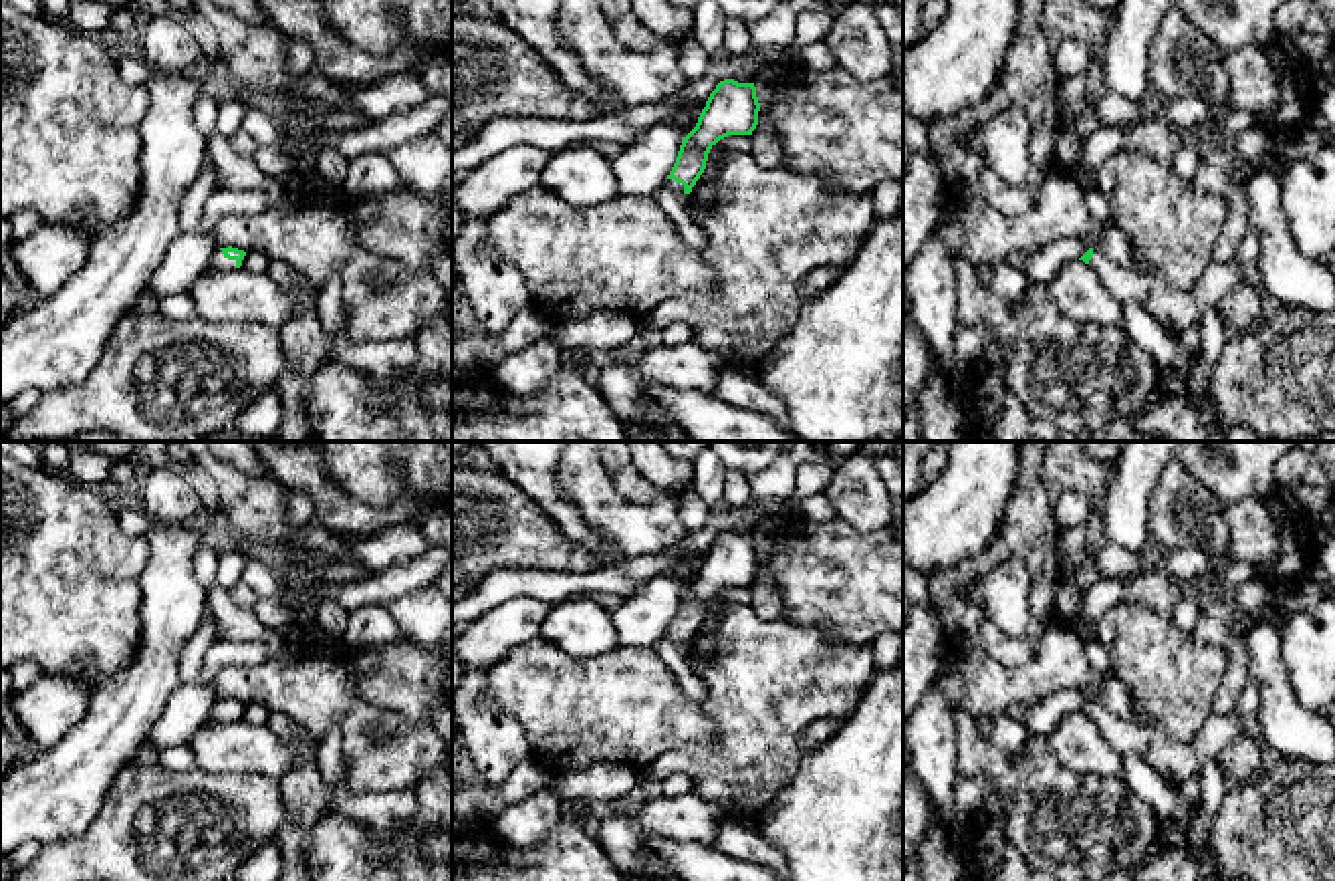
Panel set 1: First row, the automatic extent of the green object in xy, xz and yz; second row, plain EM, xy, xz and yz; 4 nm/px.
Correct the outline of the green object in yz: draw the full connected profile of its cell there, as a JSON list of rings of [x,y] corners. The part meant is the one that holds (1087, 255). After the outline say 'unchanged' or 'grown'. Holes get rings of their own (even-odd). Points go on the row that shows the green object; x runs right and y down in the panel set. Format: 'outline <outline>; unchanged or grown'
outline [[[1248,226],[1240,242],[1240,248],[1236,250],[1236,256],[1226,264],[1212,262],[1204,272],[1202,280],[1192,290],[1178,290],[1164,282],[1158,274],[1143,274],[1119,266],[1097,248],[1089,248],[1079,260],[1083,260],[1095,270],[1105,288],[1121,304],[1135,302],[1143,306],[1162,329],[1174,329],[1178,333],[1184,333],[1186,329],[1196,327],[1202,314],[1210,306],[1214,306],[1232,286],[1242,284],[1246,280],[1246,274],[1256,264],[1256,258],[1258,258],[1258,232],[1252,226]]]; grown

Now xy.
outline [[[218,248],[206,270],[232,270],[240,268],[246,252],[238,248]]]; grown

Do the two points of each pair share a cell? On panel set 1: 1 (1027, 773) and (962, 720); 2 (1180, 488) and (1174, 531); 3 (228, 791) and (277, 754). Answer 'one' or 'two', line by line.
1: one
2: one
3: two

